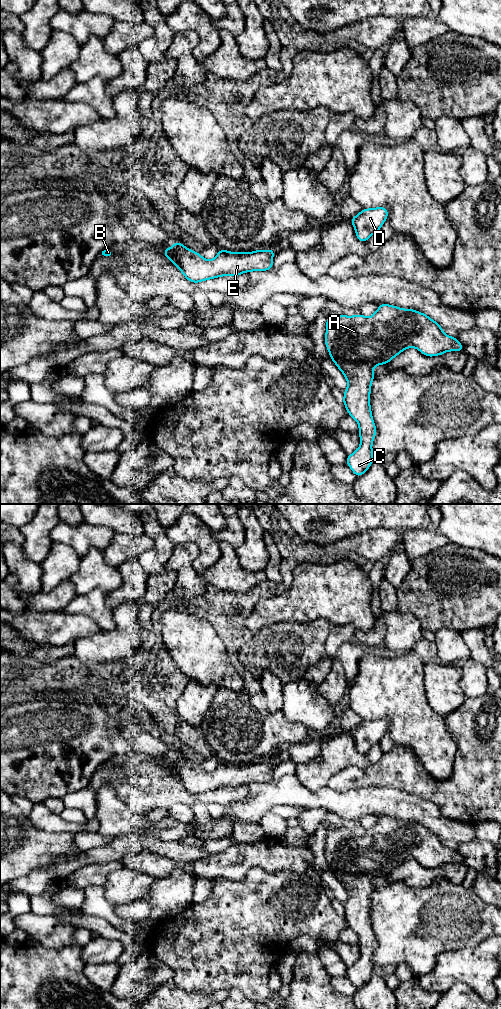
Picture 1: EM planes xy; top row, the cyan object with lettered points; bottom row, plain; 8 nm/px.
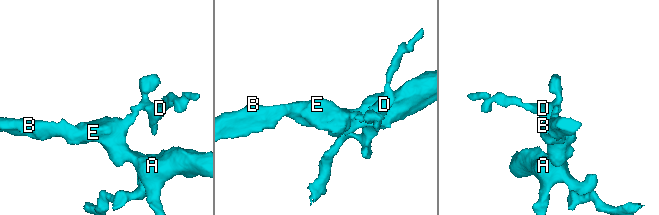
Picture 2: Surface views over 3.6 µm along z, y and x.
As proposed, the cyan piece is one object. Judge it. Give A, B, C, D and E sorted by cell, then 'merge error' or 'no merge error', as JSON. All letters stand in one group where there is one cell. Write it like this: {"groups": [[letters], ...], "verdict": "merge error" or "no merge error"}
{"groups": [["A", "B", "C", "D", "E"]], "verdict": "no merge error"}

